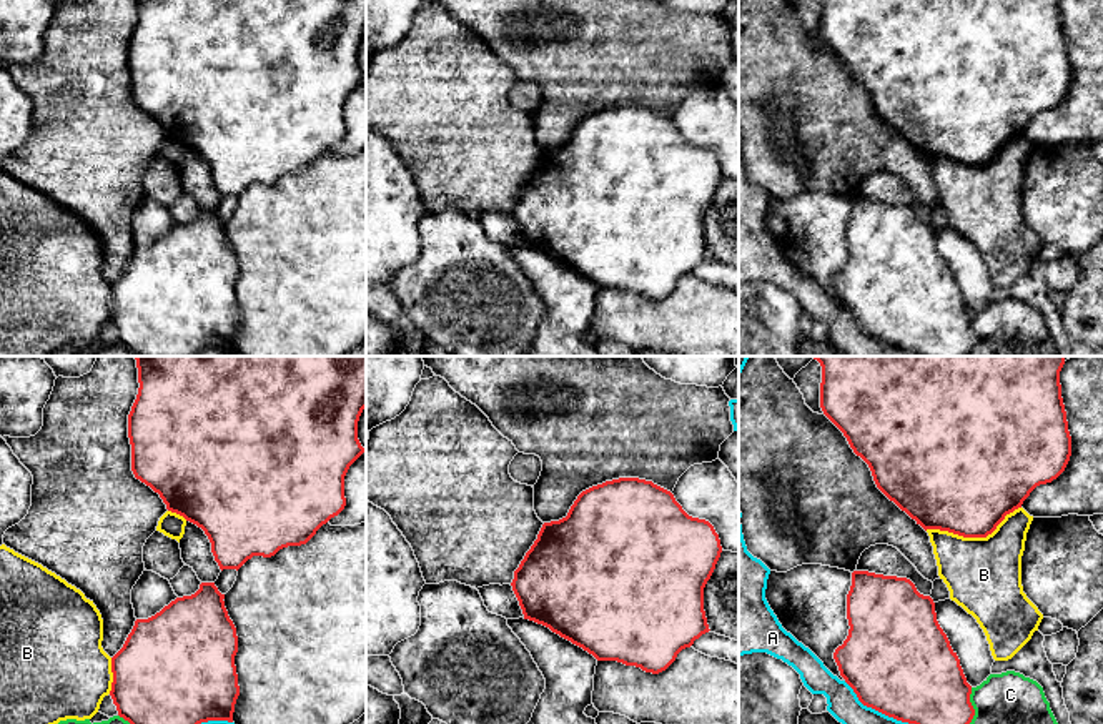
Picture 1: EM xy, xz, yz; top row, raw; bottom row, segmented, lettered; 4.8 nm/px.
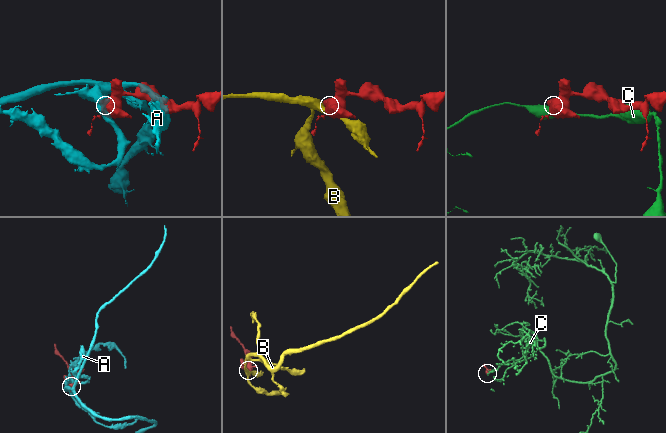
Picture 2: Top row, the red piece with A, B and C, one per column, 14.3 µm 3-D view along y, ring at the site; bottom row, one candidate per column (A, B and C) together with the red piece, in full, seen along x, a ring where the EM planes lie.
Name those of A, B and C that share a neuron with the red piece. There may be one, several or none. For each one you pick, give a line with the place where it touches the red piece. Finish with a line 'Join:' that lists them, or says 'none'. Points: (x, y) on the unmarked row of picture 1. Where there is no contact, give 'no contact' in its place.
Join: none

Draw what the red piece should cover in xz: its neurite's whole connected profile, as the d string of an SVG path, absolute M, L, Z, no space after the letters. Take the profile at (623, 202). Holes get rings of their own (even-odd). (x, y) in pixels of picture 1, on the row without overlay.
M619 105L582 118L566 145L544 150L511 210L524 246L549 255L592 281L645 300L665 298L677 281L709 260L704 215L720 185L714 153L689 143L674 121L652 108Z

